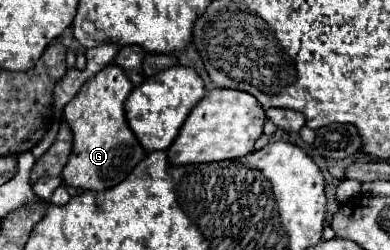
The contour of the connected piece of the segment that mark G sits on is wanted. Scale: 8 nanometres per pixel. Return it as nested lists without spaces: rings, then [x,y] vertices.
[[[108,65],[102,69],[102,73],[86,81],[78,95],[66,105],[64,121],[70,125],[74,137],[70,159],[62,169],[62,179],[66,185],[86,191],[106,191],[124,181],[138,161],[142,161],[144,149],[126,125],[124,115],[124,101],[128,99],[130,91],[132,83],[122,69]]]

